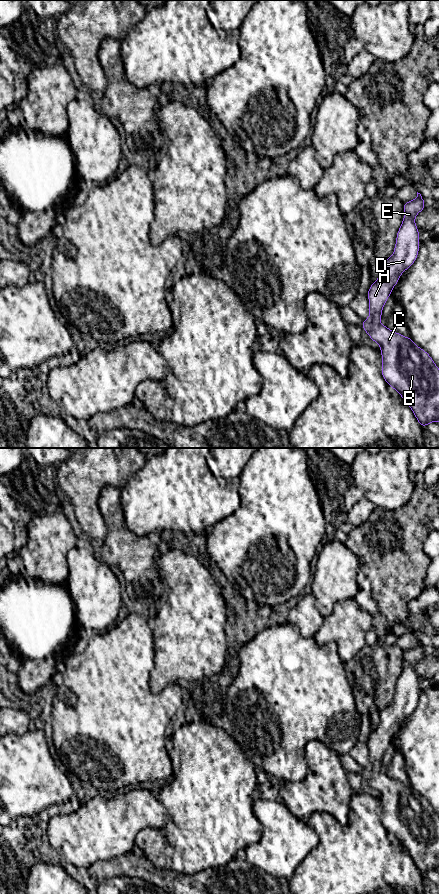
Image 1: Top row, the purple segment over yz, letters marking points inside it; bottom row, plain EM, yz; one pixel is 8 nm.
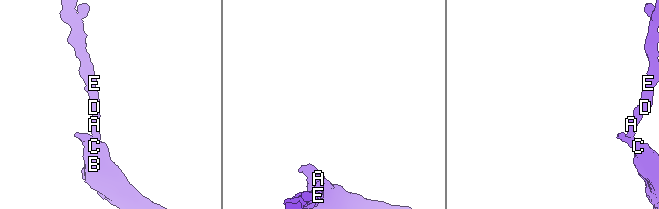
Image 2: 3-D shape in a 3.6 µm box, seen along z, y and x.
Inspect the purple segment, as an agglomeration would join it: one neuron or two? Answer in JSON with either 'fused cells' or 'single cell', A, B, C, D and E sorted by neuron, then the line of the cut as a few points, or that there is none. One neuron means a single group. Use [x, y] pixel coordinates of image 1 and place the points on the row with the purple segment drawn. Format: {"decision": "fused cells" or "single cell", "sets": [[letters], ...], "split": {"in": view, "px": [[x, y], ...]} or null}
{"decision": "single cell", "sets": [["A", "B", "C", "D", "E"]], "split": null}

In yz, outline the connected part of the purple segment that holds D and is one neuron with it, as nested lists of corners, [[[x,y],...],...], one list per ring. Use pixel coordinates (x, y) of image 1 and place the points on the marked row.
[[[417,192],[417,198],[404,202],[404,218],[397,232],[395,248],[392,256],[380,265],[378,279],[369,287],[370,315],[363,320],[361,326],[370,339],[380,345],[382,355],[381,373],[386,383],[395,389],[402,399],[409,405],[419,424],[426,428],[431,422],[439,423],[439,368],[431,356],[418,347],[410,337],[405,337],[380,323],[383,307],[392,293],[392,289],[399,282],[400,275],[413,265],[418,257],[420,231],[416,227],[416,215],[424,210],[424,198]]]

